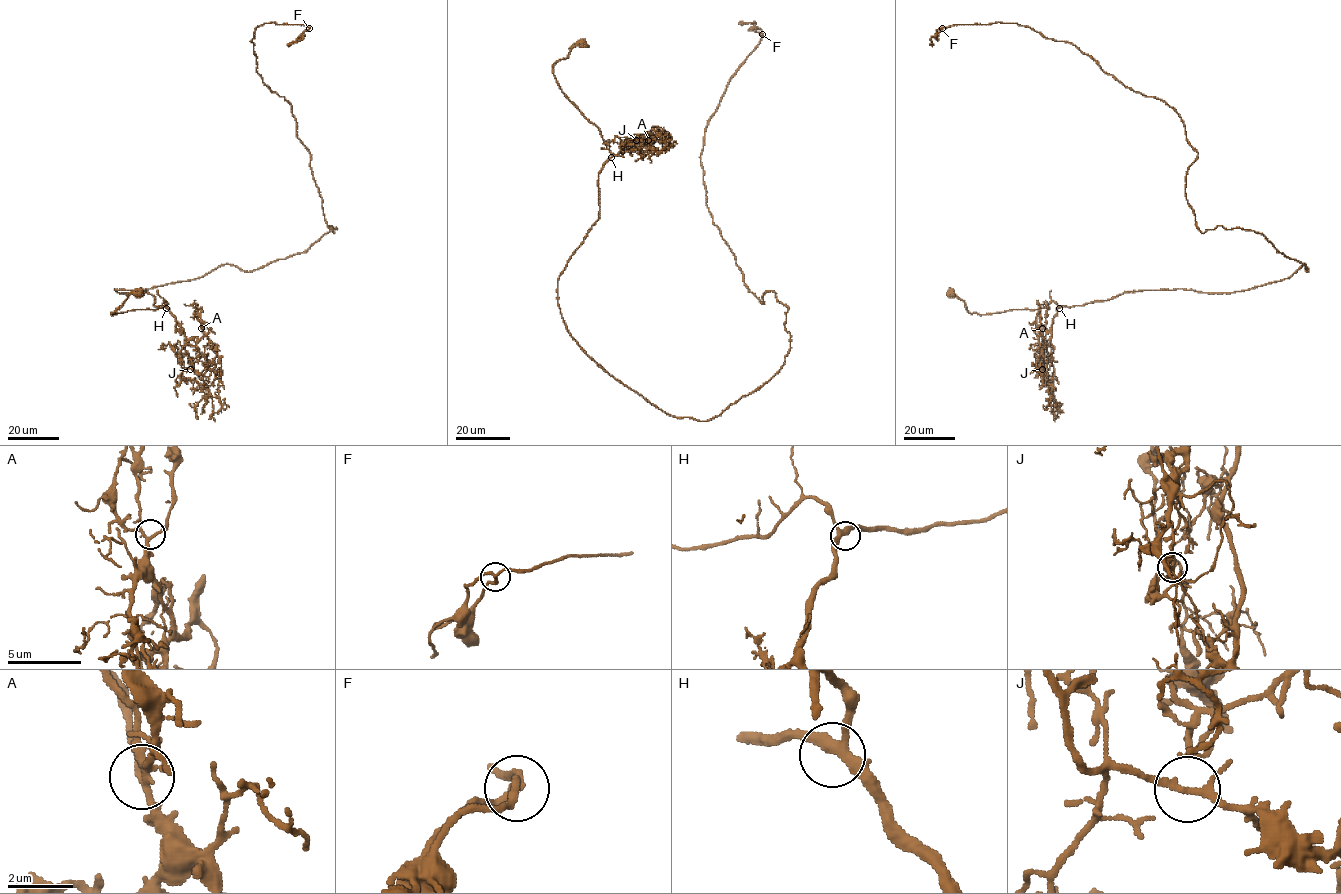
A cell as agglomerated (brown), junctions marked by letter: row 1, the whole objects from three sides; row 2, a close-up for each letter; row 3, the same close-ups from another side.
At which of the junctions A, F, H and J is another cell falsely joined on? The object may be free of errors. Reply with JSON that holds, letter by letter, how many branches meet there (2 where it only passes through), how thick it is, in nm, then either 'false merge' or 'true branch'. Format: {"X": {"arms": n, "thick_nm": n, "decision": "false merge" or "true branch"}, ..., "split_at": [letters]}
{"A": {"arms": 3, "thick_nm": 190, "decision": "true branch"}, "F": {"arms": 3, "thick_nm": 190, "decision": "true branch"}, "H": {"arms": 3, "thick_nm": 300, "decision": "true branch"}, "J": {"arms": 3, "thick_nm": 170, "decision": "true branch"}, "split_at": []}

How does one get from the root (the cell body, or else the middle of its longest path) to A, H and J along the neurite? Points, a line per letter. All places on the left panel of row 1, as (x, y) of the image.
A: (138, 293), (131, 293), (111, 314), (156, 309), (165, 301), (188, 343), (196, 344), (203, 335), (201, 328)
H: (138, 293), (131, 293), (111, 314), (162, 308), (165, 301), (166, 308)
J: (138, 293), (131, 293), (111, 314), (156, 309), (165, 301), (185, 338), (187, 353), (182, 361), (190, 369)

